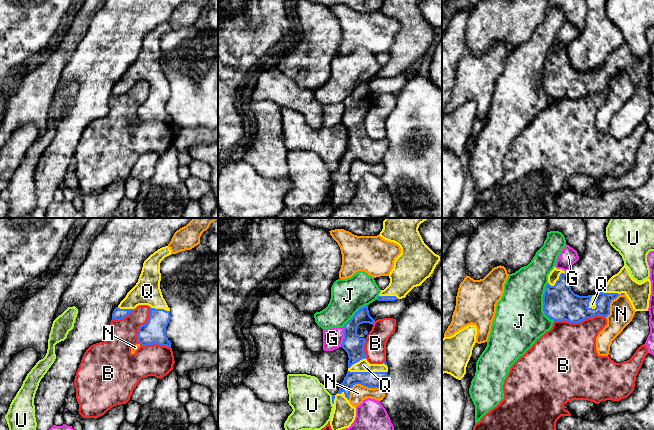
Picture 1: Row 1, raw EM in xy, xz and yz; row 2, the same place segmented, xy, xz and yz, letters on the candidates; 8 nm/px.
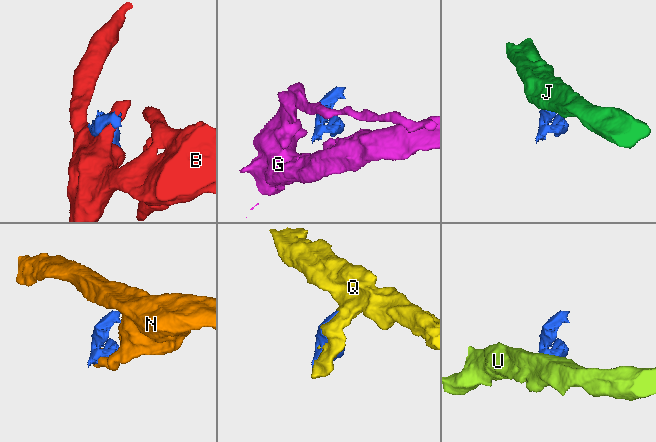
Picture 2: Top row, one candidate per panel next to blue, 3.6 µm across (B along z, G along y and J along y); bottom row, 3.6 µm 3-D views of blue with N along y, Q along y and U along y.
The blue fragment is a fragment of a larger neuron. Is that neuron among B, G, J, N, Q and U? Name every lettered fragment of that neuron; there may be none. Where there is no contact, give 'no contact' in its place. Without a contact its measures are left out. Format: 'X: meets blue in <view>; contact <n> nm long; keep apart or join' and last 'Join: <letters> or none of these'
B: meets blue in xy; contact 380 nm long; keep apart
G: meets blue in xz; contact 160 nm long; keep apart
J: meets blue in yz; contact 320 nm long; keep apart
N: meets blue in xz; contact 300 nm long; keep apart
Q: meets blue in xz; contact 320 nm long; join
U: meets blue in xz; contact 70 nm long; keep apart
Join: Q

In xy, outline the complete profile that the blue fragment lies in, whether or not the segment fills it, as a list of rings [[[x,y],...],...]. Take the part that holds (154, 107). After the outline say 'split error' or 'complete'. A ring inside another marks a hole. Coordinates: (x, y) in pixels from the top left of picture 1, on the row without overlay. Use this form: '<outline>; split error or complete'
[[[168,22],[151,30],[143,39],[138,58],[112,89],[112,95],[120,96],[139,81],[149,82],[149,95],[146,100],[140,102],[137,111],[142,122],[157,120],[171,124],[171,118],[166,111],[166,103],[171,94],[170,84],[160,65],[160,39],[171,30]]]; split error

